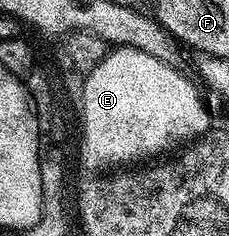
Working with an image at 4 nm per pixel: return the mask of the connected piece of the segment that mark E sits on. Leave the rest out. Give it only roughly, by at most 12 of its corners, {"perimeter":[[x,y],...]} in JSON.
{"perimeter":[[174,63],[86,73],[89,162],[142,161],[212,127]]}

